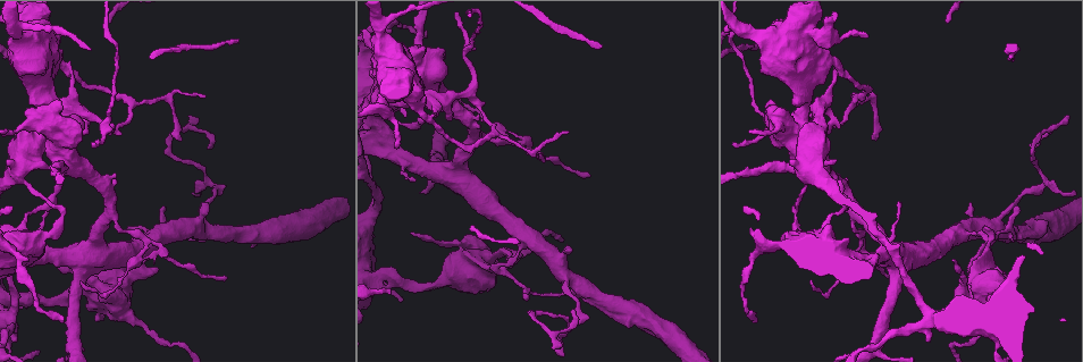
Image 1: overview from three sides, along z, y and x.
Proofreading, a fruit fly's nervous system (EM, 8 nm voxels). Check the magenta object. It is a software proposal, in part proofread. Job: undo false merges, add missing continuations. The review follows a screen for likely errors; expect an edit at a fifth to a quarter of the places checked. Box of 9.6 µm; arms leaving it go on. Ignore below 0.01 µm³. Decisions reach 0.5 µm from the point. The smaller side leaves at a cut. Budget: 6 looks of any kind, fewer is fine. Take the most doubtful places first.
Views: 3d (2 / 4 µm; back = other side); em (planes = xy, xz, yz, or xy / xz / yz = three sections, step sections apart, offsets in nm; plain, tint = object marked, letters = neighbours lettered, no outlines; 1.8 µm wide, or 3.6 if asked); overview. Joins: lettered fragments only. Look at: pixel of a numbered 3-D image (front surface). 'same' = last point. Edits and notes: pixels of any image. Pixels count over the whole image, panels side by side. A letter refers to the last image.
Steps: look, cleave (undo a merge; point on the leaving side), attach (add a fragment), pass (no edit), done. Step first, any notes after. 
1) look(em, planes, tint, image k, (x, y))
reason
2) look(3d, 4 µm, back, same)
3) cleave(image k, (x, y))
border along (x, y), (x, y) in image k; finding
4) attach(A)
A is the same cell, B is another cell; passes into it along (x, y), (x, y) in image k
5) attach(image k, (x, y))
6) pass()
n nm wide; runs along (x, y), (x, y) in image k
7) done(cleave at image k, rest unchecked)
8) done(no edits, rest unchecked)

look(em, xz, step 4, tint, image 1, (988, 241))
three arms meet

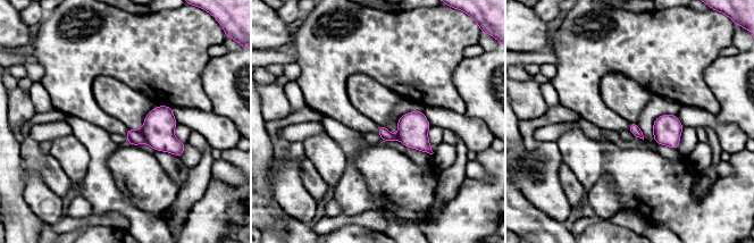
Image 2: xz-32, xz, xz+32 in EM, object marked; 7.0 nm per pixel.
look(em, planes, letters, same)

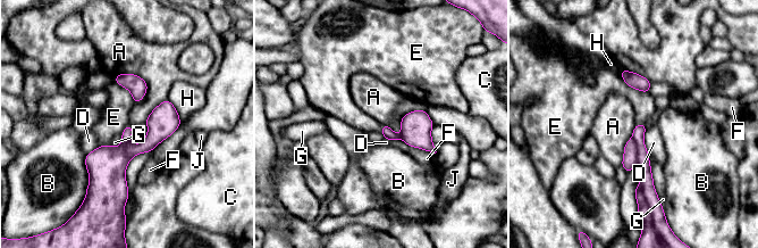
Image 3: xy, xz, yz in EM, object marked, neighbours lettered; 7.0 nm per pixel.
cleave(image 3, (645, 167))
80 nm wide; A, B, C, D, E, F, G, H and J are other cells; border along (631, 138), (637, 147), (638, 164) in image 3; two neurons meet here

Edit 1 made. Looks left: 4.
look(overview)

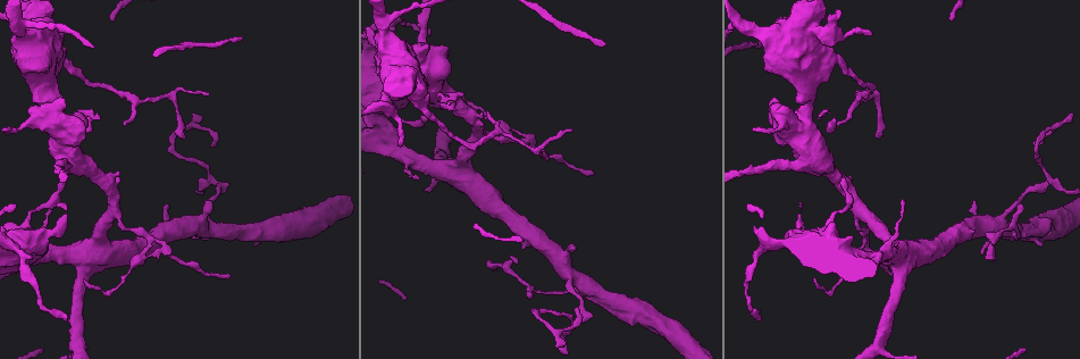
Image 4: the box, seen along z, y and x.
look(3d, 4 µm, image 4, (383, 128))
abrupt turn

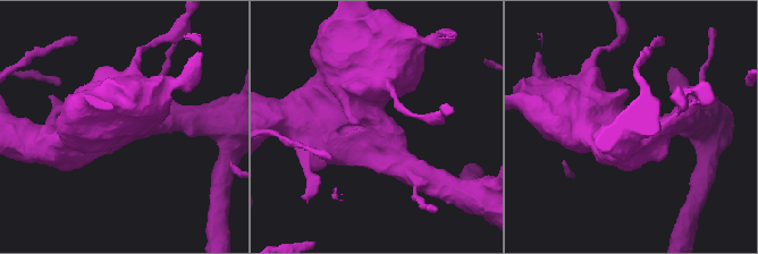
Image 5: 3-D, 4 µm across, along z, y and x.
look(em, planes, letters, image 5, (376, 129))
3 arms; arms of 340, 480, 700 nm; need the tissue

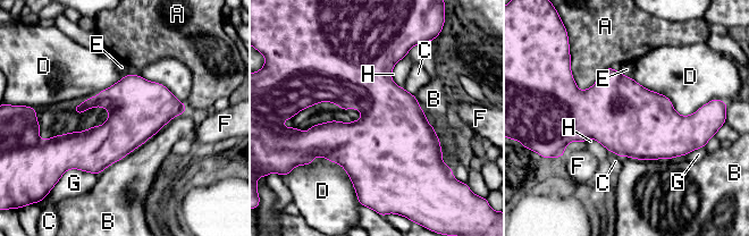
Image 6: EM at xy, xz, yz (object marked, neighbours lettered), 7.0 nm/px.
pass()
420 nm wide; A, B, C, D, E, F, G and H are other cells; one neuron here

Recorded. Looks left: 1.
done(cleave at image 3, rest unchecked)

